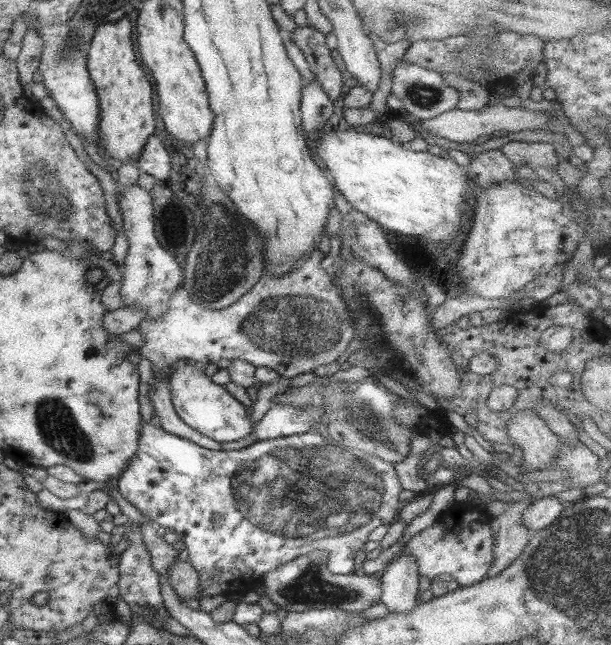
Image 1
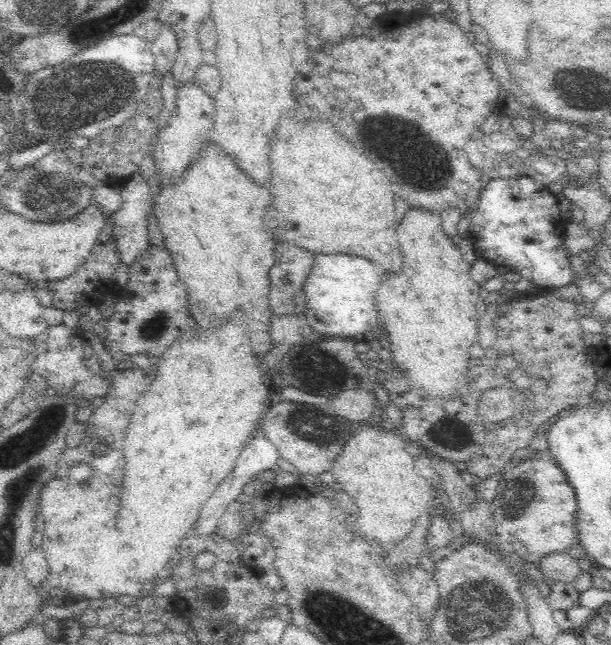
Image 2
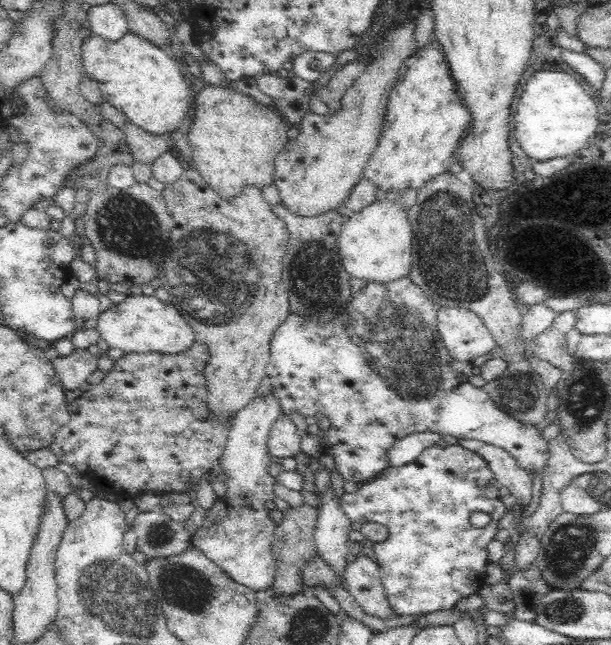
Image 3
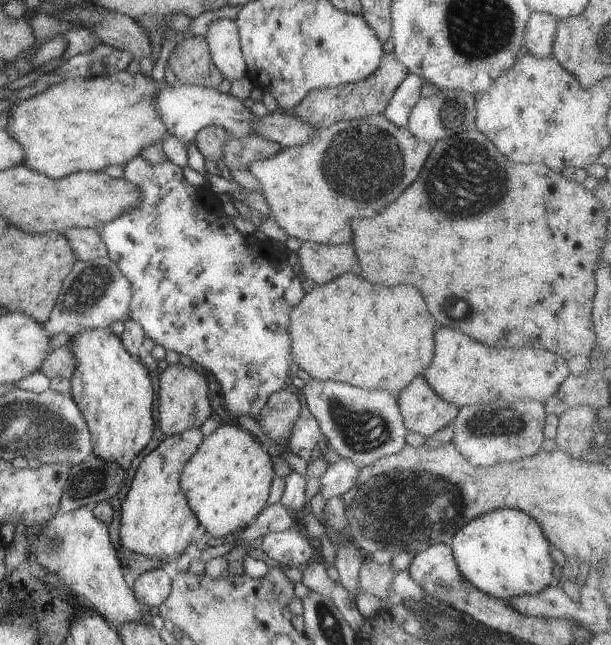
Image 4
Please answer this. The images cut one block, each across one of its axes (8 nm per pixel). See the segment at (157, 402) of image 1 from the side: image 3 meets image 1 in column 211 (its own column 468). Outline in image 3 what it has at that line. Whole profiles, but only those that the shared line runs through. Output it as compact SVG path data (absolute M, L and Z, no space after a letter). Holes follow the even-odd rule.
M472 438L459 439L459 445L476 452L488 463L500 486L506 486L516 498L516 504L522 505L522 512L528 507L532 498L532 474L520 467L508 451Z

